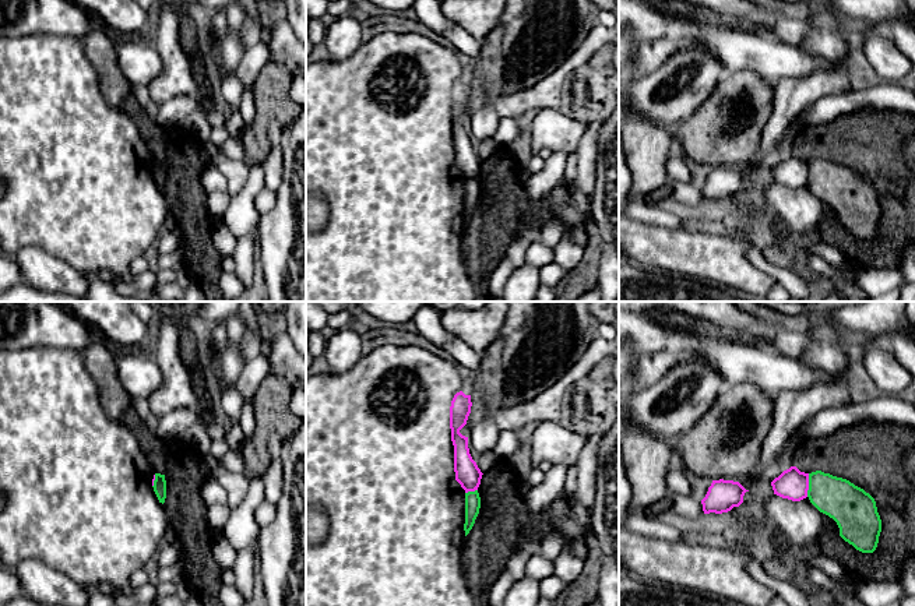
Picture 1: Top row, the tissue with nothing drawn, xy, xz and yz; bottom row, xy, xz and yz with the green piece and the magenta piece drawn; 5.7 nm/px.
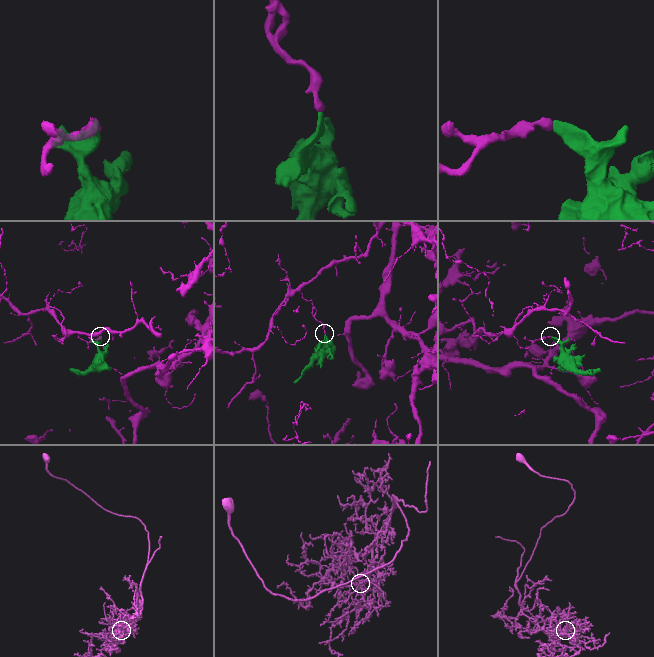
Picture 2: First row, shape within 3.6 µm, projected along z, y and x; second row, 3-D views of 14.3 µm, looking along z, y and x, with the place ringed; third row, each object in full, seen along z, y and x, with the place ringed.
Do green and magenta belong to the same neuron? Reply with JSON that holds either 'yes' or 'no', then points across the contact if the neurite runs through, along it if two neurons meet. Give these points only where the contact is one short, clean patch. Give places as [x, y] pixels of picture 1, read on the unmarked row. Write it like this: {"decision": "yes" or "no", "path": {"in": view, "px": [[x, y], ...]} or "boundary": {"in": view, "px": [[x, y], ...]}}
{"decision": "no", "boundary": {"in": "yz", "px": [[809, 161], [806, 183]]}}

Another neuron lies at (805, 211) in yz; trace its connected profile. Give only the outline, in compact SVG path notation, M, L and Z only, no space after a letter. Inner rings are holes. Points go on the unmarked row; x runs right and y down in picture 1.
M777 182L761 186L759 200L770 209L786 216L791 230L799 236L820 235L827 216L840 223L837 209L820 200L809 187L792 189Z

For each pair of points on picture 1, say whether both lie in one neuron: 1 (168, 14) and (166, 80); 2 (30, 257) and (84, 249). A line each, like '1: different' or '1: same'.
1: same
2: different

